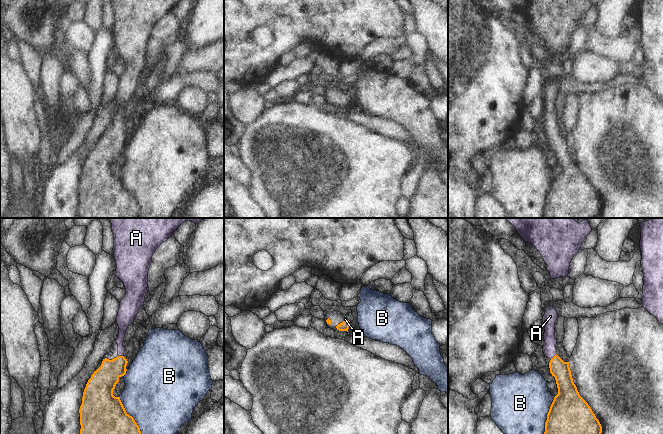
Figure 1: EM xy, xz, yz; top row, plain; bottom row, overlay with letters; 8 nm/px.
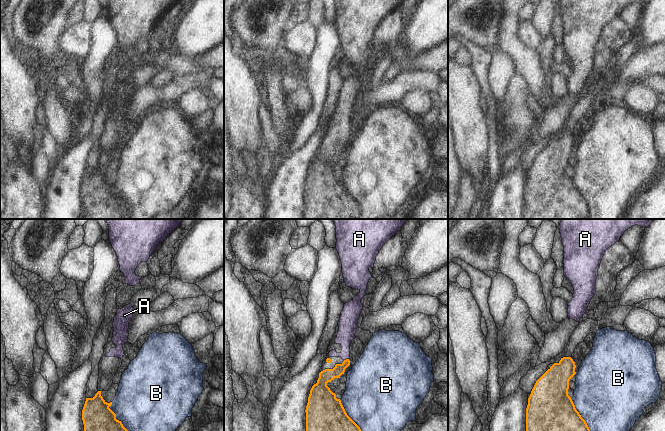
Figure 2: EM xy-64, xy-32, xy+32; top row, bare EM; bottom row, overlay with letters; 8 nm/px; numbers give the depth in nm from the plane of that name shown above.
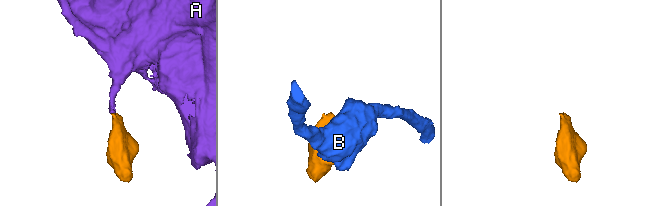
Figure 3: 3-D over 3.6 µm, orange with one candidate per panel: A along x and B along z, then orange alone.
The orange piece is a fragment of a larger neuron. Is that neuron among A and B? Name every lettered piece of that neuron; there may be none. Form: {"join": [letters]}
{"join": ["A"]}

